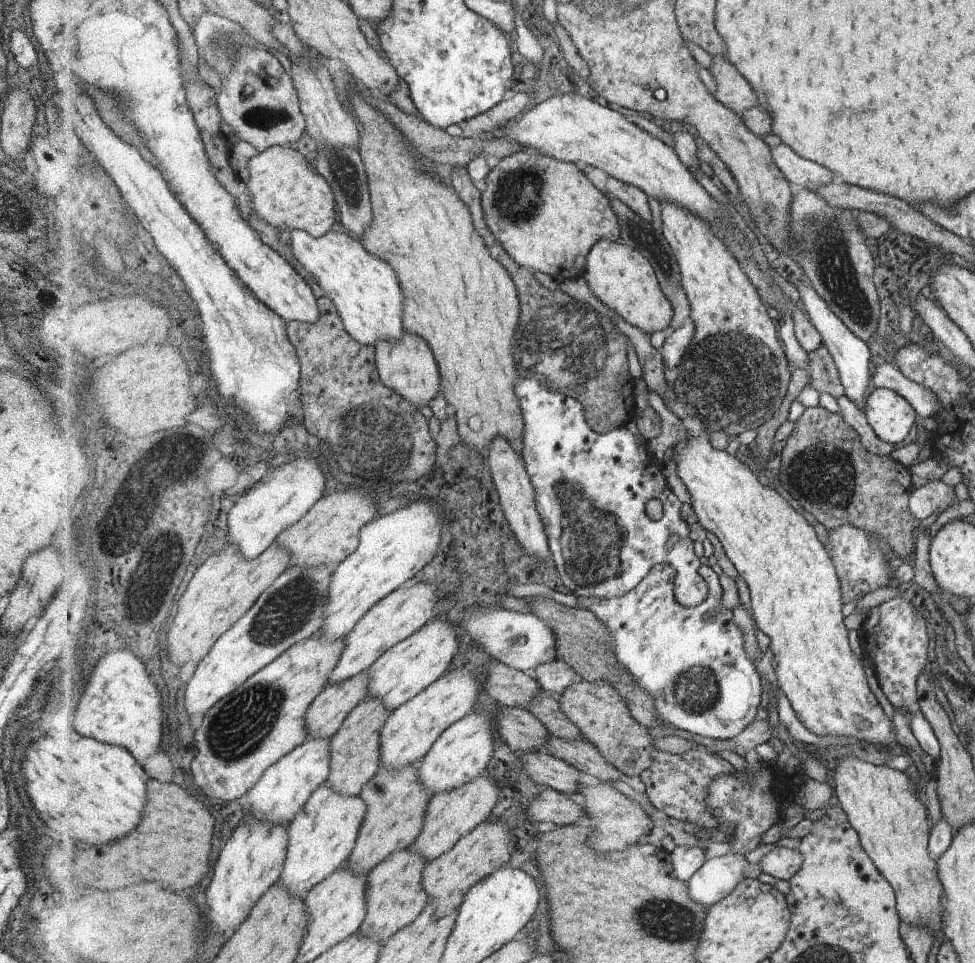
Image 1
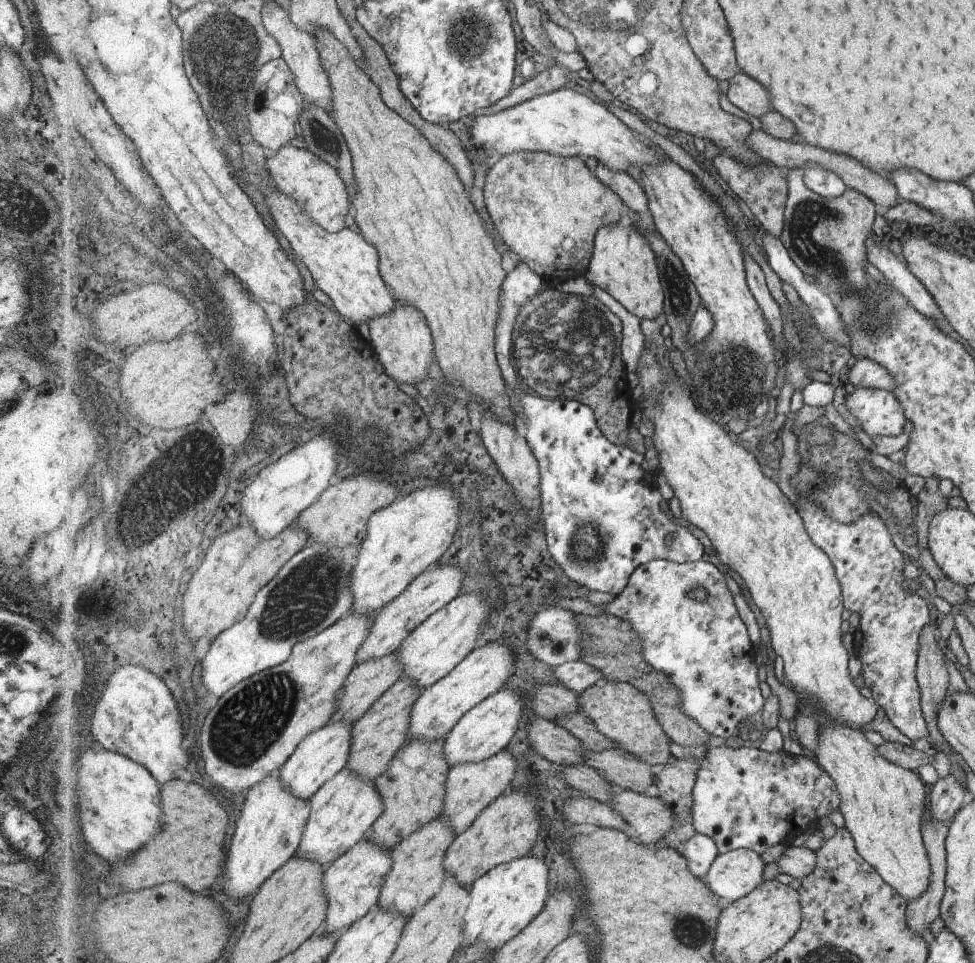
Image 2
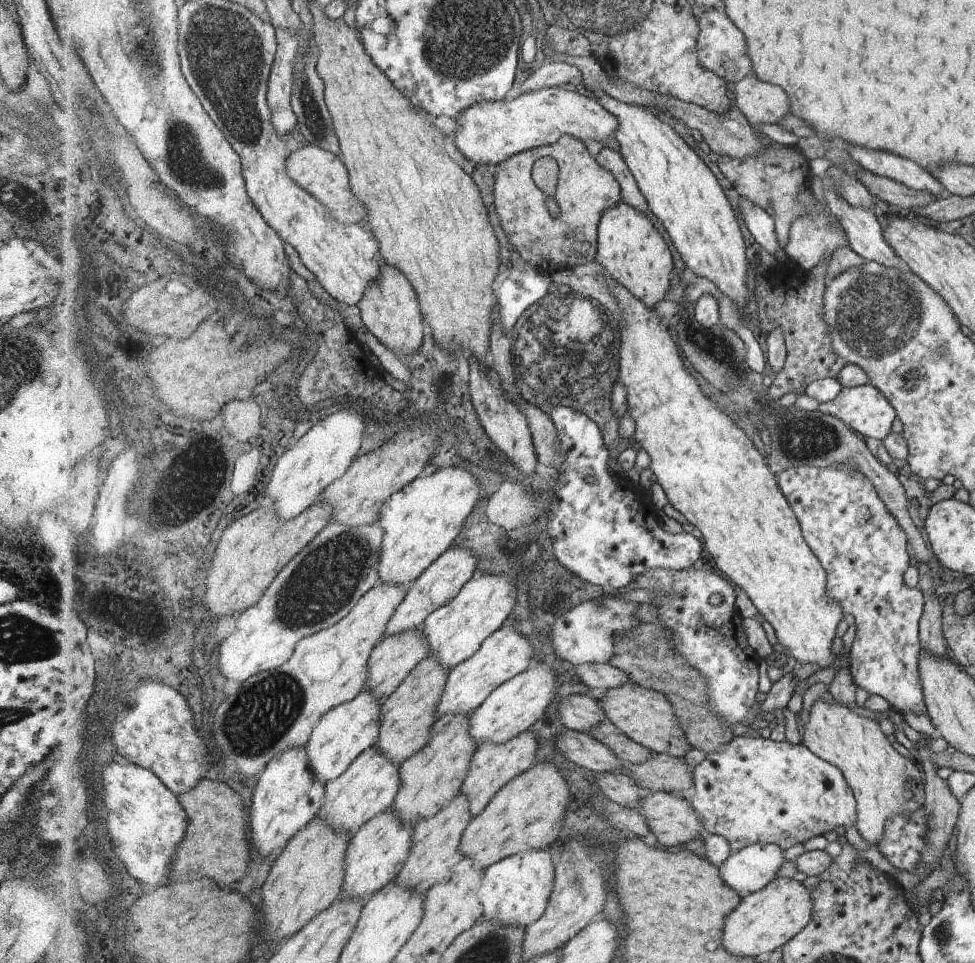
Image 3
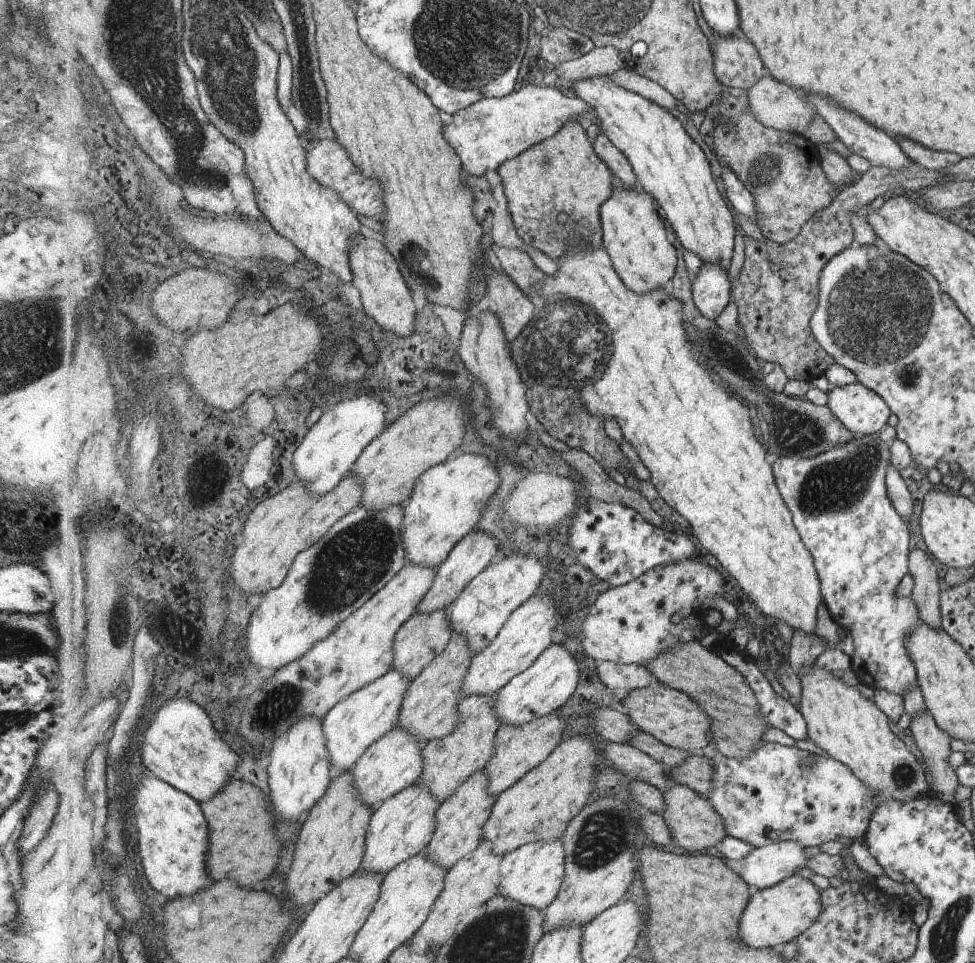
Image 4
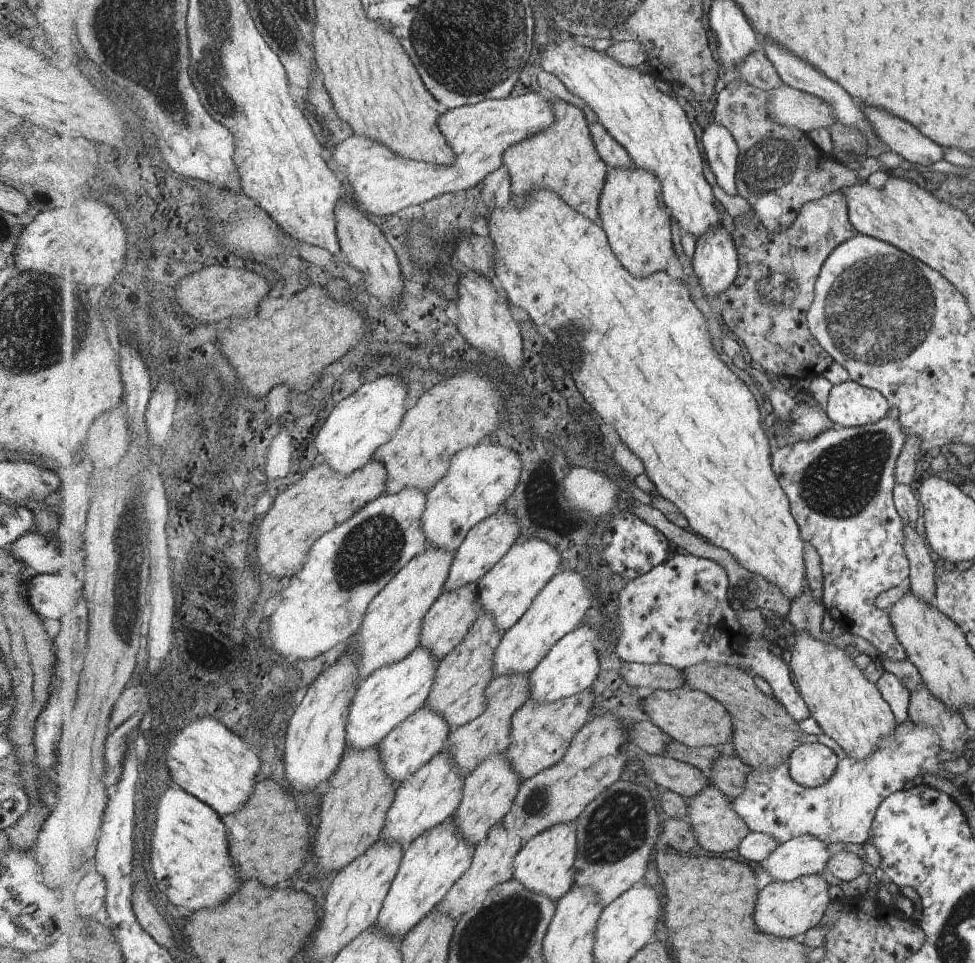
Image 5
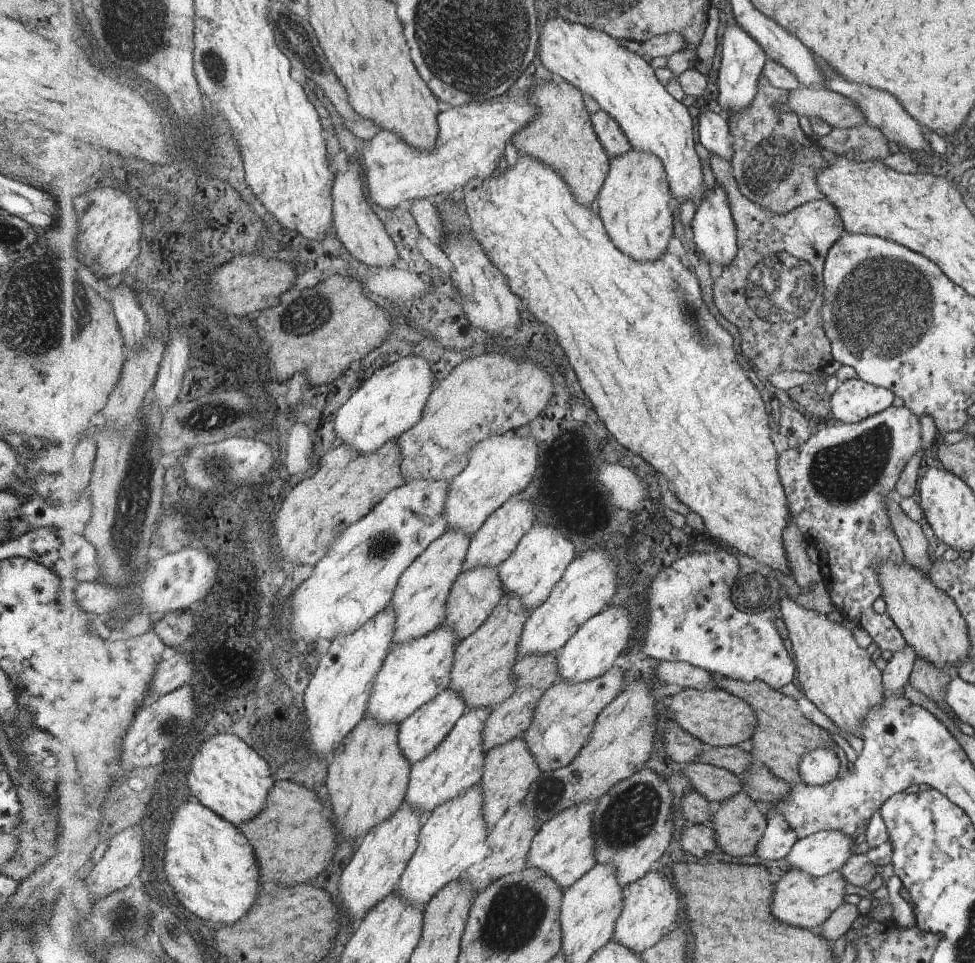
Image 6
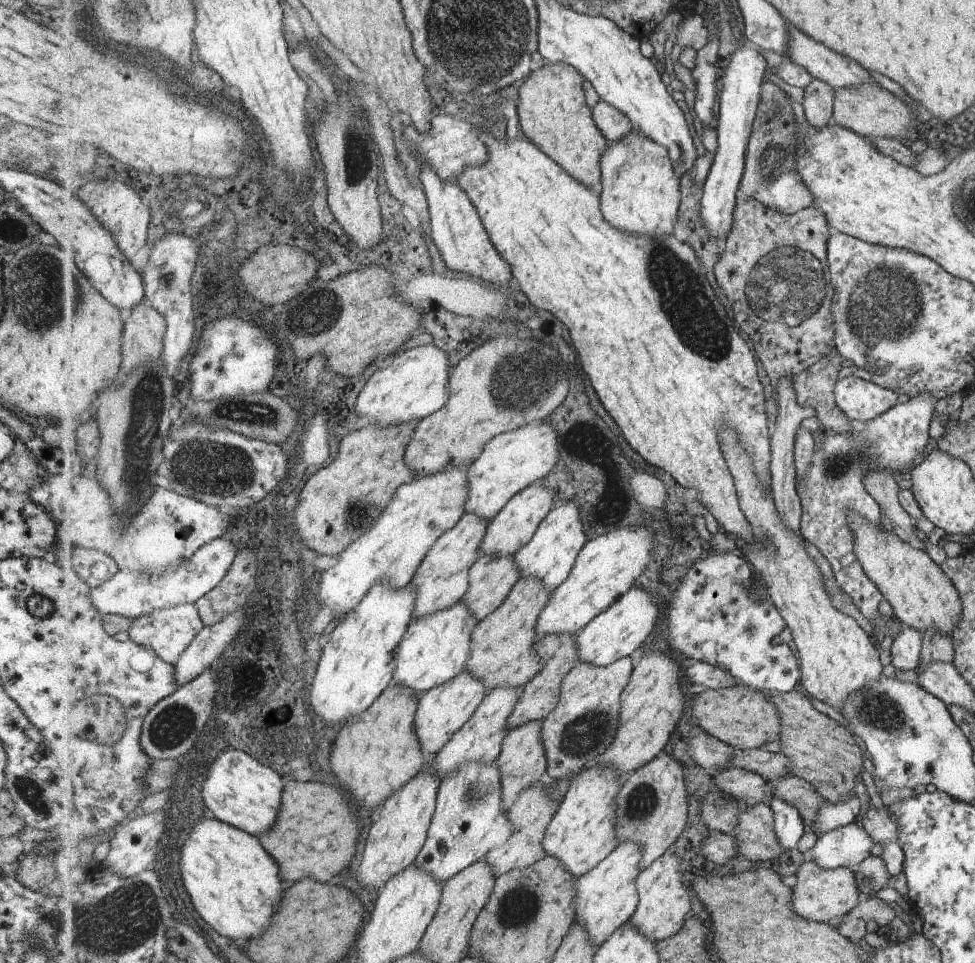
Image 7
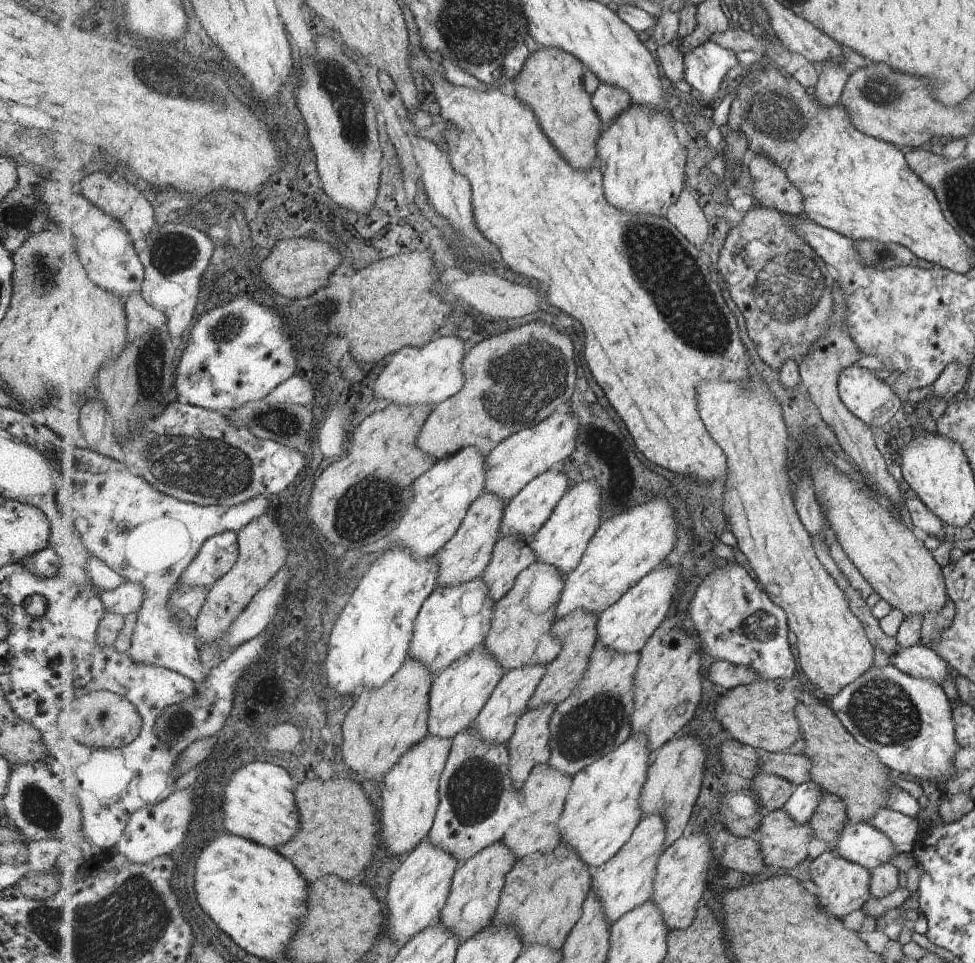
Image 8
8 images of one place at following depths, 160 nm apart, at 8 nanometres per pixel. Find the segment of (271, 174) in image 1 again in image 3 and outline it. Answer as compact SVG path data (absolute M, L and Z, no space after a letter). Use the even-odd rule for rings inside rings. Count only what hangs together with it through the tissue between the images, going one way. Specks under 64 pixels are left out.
M307 145L296 150L287 163L289 174L317 200L328 206L329 212L342 223L355 224L368 218L368 208L355 194L350 183L350 172L339 155L317 145Z

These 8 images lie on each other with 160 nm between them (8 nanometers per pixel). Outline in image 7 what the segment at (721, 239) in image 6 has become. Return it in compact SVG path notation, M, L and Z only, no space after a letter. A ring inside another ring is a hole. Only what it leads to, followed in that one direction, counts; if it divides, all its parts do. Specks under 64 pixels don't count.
M737 46L725 68L720 95L720 109L717 117L718 149L714 155L709 173L703 184L701 198L701 218L703 226L712 237L731 234L734 224L734 210L737 192L746 171L746 160L754 124L758 116L758 106L762 100L762 85L766 81L767 60L755 48Z

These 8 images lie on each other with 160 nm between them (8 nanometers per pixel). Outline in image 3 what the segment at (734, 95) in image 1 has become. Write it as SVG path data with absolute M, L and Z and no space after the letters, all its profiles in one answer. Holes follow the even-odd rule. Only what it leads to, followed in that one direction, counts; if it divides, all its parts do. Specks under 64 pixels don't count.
M749 74L732 85L735 102L754 125L779 124L792 114L792 104L787 91L779 85Z

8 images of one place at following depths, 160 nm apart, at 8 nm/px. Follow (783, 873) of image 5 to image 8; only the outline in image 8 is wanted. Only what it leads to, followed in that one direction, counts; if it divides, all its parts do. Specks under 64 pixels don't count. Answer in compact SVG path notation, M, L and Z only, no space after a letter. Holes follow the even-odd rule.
M869 823L849 824L844 828L837 852L847 860L875 870L893 862L898 855L896 844L878 828Z

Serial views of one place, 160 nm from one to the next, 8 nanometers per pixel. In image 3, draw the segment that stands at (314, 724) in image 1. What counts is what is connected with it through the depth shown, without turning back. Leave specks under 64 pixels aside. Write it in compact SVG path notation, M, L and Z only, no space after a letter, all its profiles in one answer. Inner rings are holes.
M422 627L405 631L401 635L385 636L370 656L368 662L369 676L366 682L367 689L371 689L381 700L387 699L431 652L428 638Z

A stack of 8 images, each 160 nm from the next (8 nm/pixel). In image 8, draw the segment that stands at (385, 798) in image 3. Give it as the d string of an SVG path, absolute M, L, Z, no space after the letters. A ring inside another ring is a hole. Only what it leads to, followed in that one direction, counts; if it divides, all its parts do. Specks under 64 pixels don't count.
M485 643L451 663L450 667L435 676L432 684L429 734L453 739L464 728L473 725L506 674L506 668L487 650Z

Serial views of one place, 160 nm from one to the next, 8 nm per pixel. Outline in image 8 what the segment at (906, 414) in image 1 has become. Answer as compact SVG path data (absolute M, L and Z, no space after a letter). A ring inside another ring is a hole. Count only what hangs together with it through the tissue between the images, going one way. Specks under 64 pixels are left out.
M851 365L843 370L839 377L838 389L845 406L853 414L856 414L868 425L878 426L880 429L880 426L885 426L885 424L892 422L893 416L903 406L903 400L894 387L889 386L884 379L875 376L871 370L865 367Z

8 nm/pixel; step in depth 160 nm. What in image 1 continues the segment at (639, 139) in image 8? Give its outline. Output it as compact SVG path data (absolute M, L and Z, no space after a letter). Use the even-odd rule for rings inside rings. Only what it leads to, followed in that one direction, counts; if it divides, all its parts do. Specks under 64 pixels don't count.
M598 240L591 249L583 275L591 290L607 306L641 332L652 334L669 326L673 318L671 301L663 294L654 265L636 248L631 248L622 240Z

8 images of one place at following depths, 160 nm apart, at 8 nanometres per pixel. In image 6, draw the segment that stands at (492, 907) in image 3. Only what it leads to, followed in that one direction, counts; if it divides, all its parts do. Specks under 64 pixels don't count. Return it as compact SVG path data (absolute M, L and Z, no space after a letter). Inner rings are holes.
M599 800L577 803L541 824L528 858L531 867L543 869L563 890L573 886L598 862L595 852L594 818Z

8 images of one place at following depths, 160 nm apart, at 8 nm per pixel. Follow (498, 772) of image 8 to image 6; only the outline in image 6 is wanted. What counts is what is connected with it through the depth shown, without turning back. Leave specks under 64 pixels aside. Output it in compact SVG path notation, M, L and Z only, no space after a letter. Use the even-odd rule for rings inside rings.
M479 784L469 791L463 791L457 798L440 804L426 816L418 851L413 855L397 887L408 903L427 906L443 887L463 878L471 866L492 853L491 830L484 817L484 802L484 790Z

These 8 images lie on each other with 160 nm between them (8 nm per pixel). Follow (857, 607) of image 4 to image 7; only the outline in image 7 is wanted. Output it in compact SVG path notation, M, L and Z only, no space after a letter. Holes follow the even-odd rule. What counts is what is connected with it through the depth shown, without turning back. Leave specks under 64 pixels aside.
M929 393L915 395L909 398L906 403L898 404L879 418L869 422L859 424L858 430L853 430L849 435L837 435L833 432L822 431L825 441L819 452L814 452L813 466L805 476L805 481L797 480L797 488L802 500L804 510L802 516L802 536L807 542L812 542L821 551L821 554L832 564L834 575L839 586L853 598L859 610L869 619L873 619L883 634L893 635L896 639L902 631L903 626L897 620L897 617L886 617L879 612L879 605L882 603L884 596L879 587L869 578L868 574L862 567L861 561L855 554L854 549L854 532L850 527L850 512L860 512L862 517L868 518L871 522L877 523L880 527L883 511L880 502L866 489L865 478L875 469L889 469L893 474L903 479L911 462L915 460L917 454L921 454L927 444L929 437L927 430L934 417L933 408L937 399Z

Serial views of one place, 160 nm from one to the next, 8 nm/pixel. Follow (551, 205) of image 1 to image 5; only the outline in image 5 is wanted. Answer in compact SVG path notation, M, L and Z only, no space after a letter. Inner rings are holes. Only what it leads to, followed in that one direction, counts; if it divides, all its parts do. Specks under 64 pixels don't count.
M553 97L552 102L555 122L545 131L538 132L522 143L507 149L504 164L511 176L510 196L513 196L513 200L521 206L524 205L526 198L531 193L539 189L551 189L560 194L563 200L566 200L567 204L570 204L577 212L590 218L594 223L599 222L600 200L611 166L606 163L606 160L603 160L595 146L590 124L587 124L583 109L577 108L577 106L573 106L573 104L569 104L569 102L558 97Z

